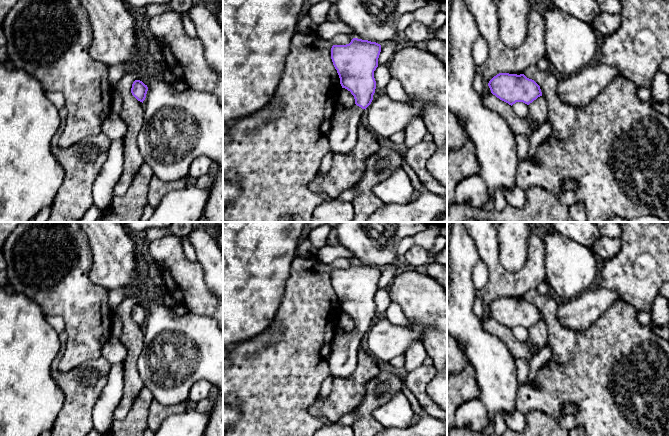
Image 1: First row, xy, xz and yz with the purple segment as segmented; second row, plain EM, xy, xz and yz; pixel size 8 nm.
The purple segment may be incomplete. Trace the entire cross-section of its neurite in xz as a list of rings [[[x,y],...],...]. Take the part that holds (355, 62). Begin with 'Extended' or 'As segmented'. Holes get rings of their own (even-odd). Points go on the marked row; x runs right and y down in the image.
Extended. [[[358,38],[331,48],[331,59],[340,84],[355,99],[354,106],[336,111],[331,118],[327,138],[334,153],[348,154],[357,143],[358,127],[364,121],[365,110],[375,93],[374,71],[378,67],[380,52],[380,44]]]

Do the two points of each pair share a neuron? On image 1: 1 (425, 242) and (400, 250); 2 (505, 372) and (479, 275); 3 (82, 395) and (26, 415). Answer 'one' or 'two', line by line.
1: one
2: two
3: two

